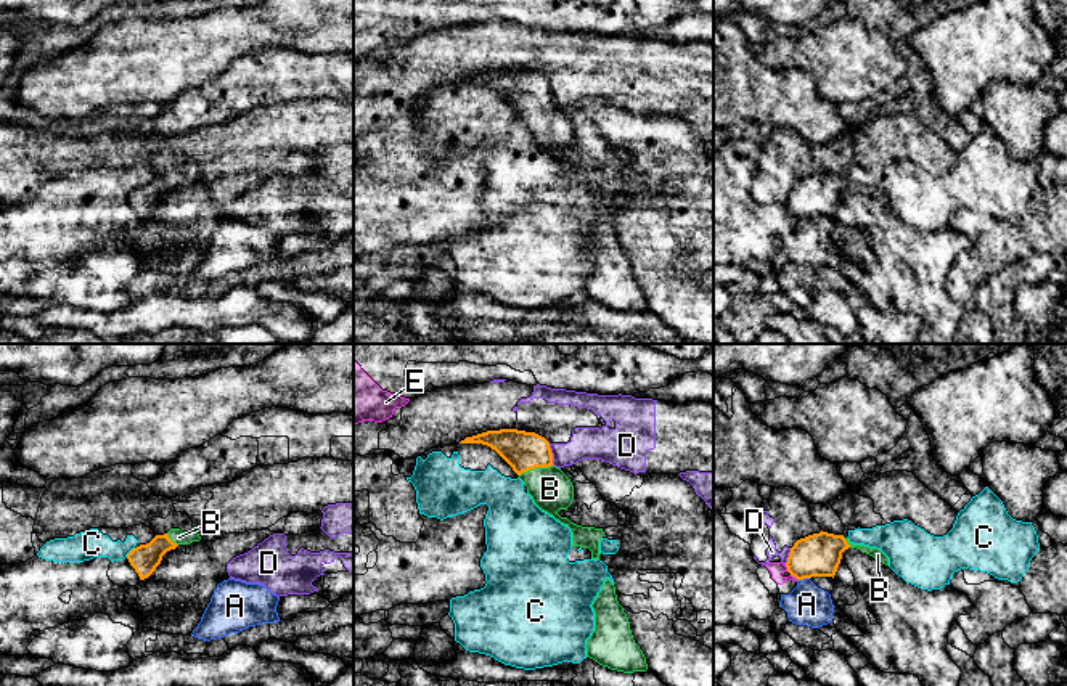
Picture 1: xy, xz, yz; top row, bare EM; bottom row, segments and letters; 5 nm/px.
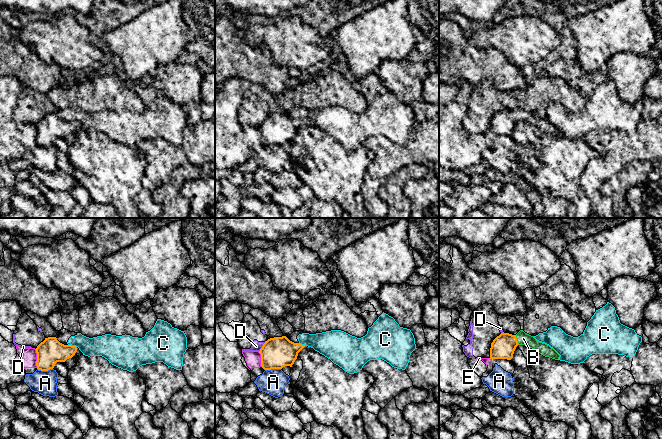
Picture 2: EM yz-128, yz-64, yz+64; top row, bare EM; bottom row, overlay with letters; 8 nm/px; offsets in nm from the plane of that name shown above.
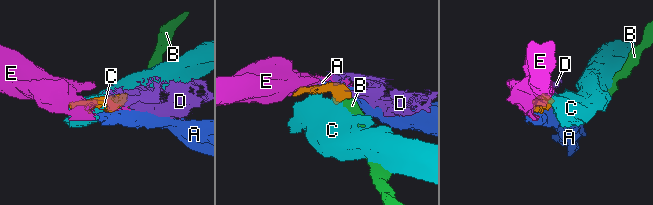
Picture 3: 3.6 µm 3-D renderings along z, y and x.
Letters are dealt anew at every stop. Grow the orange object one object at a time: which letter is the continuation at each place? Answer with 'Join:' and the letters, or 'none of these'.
Join: B

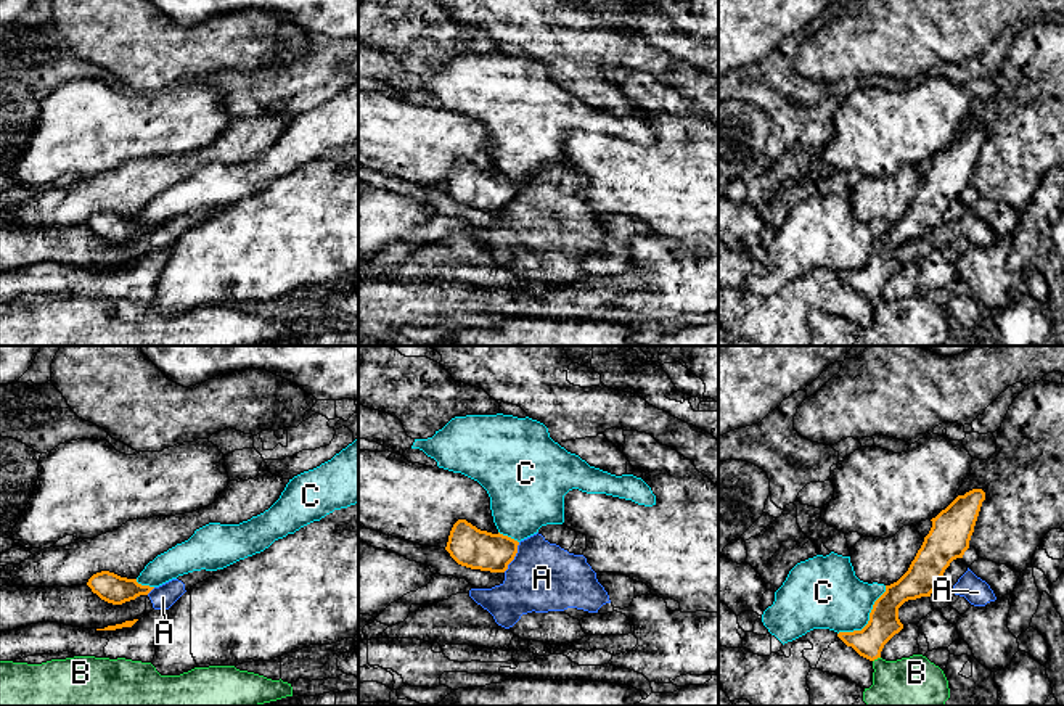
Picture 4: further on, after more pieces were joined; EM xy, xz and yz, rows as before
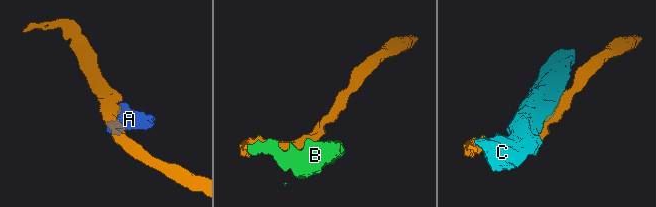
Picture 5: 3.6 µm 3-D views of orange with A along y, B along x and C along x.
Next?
Join: none of these

